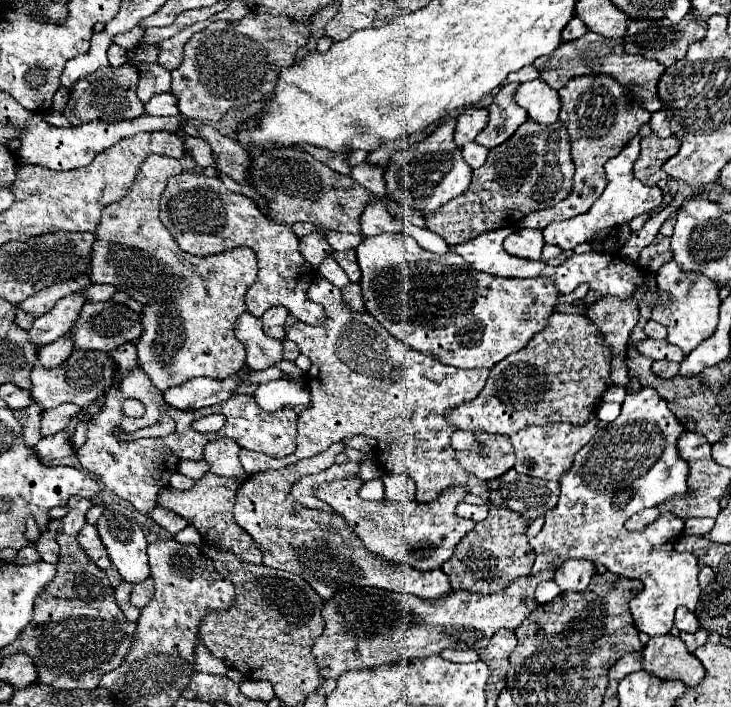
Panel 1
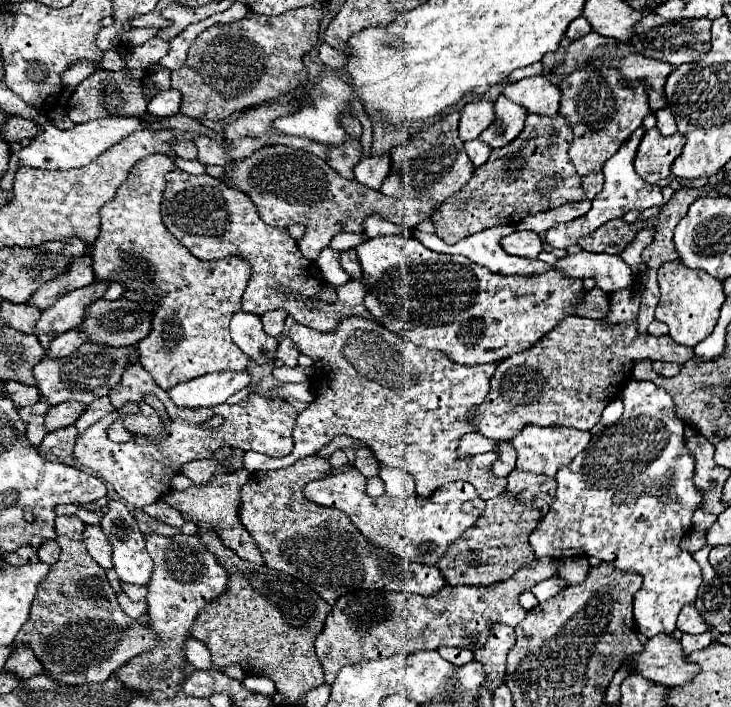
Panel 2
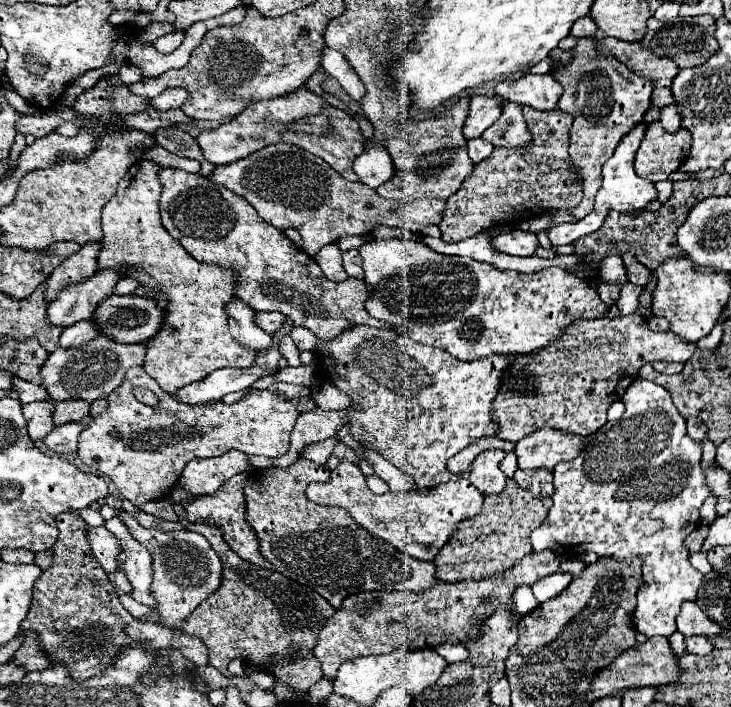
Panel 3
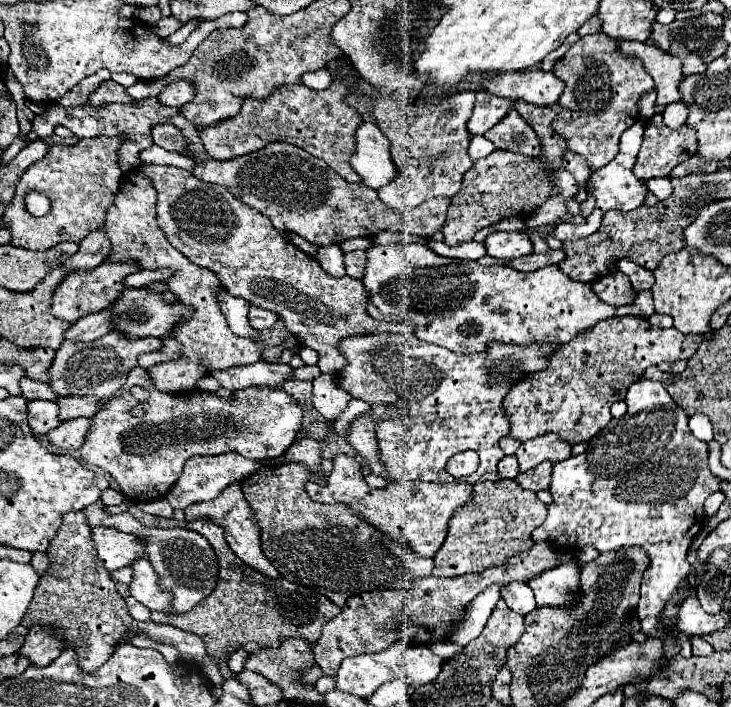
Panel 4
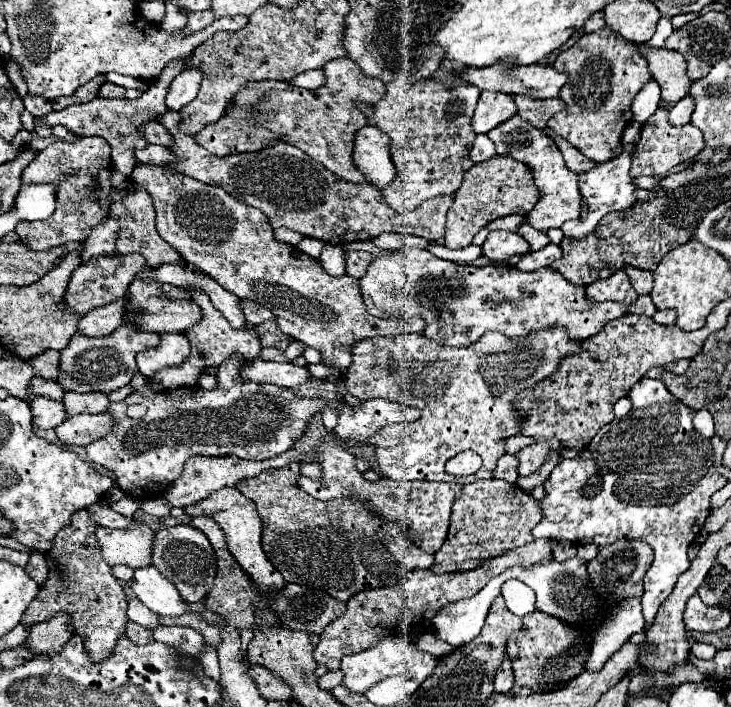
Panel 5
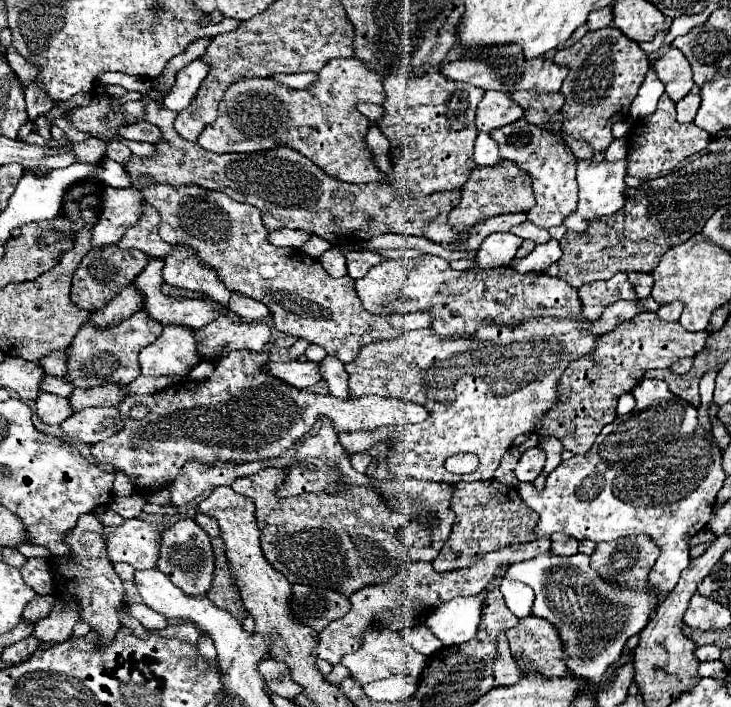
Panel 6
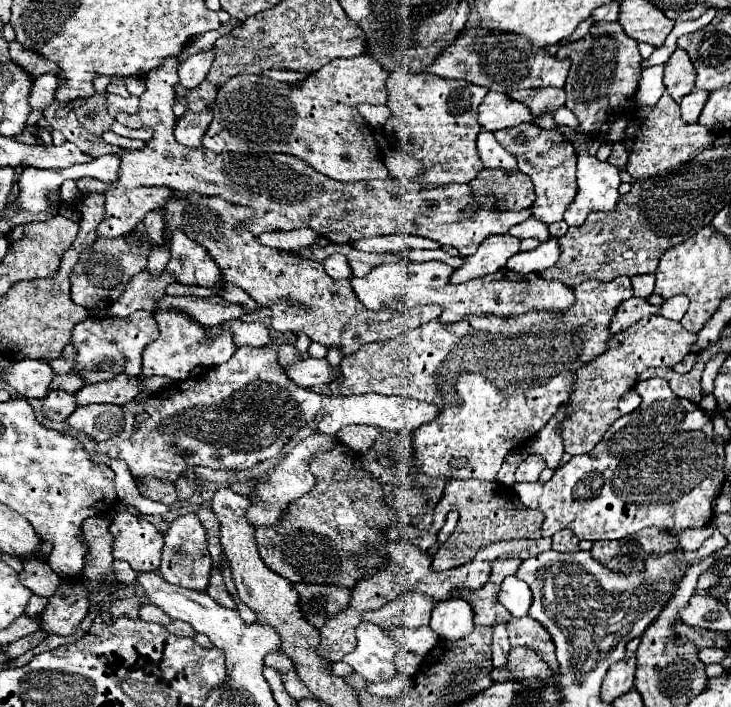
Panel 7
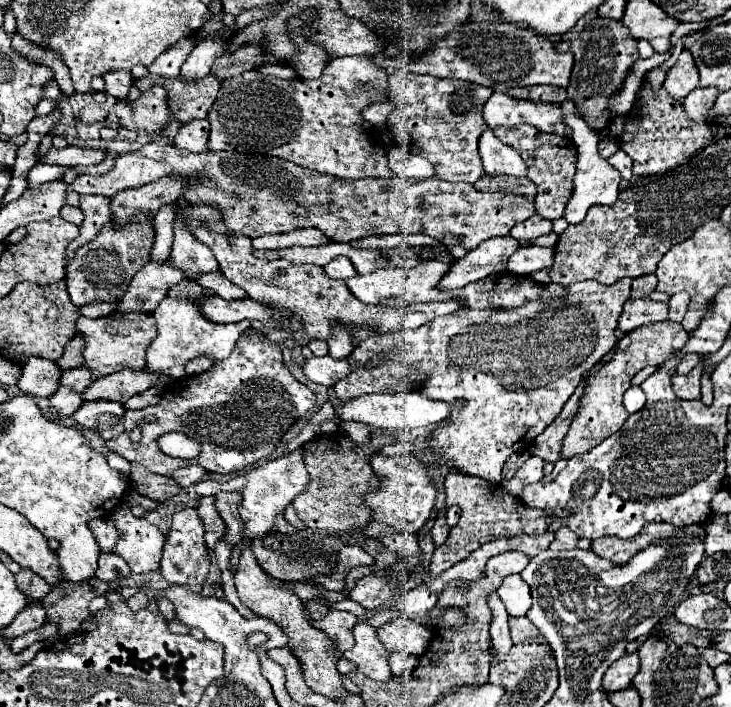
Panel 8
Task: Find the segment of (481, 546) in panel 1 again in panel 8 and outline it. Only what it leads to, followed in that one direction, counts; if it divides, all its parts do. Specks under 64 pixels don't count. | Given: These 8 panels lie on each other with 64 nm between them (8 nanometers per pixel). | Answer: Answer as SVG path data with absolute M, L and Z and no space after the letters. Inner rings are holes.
M452 468L446 476L446 506L460 506L462 516L458 524L450 530L448 540L434 550L430 572L446 572L450 566L458 564L460 560L468 558L476 548L480 548L486 542L498 540L498 538L510 538L510 536L522 536L522 534L540 534L548 528L548 518L542 510L528 508L522 500L508 496L502 492L498 484L492 484L488 480L480 480L476 476L464 476L464 472Z

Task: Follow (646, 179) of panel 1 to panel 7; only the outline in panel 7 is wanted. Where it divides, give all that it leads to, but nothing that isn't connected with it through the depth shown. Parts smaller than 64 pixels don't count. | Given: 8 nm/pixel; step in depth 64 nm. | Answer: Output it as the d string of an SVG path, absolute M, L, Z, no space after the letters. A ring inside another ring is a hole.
M668 92L662 94L656 106L642 106L632 108L632 116L628 118L628 128L622 144L626 146L628 158L628 174L632 178L638 176L657 176L673 172L692 160L698 152L712 146L714 132L704 128L702 124L688 124L680 118L680 106L672 100Z

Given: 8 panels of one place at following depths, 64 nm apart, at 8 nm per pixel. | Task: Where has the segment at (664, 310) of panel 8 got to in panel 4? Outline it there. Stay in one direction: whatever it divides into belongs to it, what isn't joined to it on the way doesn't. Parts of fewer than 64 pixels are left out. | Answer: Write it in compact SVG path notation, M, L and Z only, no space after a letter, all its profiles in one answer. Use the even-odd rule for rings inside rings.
M422 244L372 246L364 270L364 290L368 294L366 310L376 320L416 322L416 336L452 352L482 352L488 340L530 346L534 342L568 342L580 332L594 328L600 320L616 316L616 306L600 302L590 284L572 282L556 266L544 266L534 272L518 272L510 266L480 266L478 262L454 260L434 254Z

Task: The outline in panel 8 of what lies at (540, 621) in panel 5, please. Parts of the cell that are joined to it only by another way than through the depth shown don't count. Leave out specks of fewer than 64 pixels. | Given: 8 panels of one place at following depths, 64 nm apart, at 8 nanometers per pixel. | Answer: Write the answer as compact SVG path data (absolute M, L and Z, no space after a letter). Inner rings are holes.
M510 616L508 624L510 624L510 634L512 634L514 642L524 642L524 640L530 640L530 638L544 640L540 630L534 624L530 624L528 618L512 618Z

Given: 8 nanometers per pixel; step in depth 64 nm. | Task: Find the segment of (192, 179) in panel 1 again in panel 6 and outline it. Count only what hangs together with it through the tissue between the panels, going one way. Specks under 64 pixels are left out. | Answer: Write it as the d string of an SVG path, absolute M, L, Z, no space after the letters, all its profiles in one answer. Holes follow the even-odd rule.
M152 184L150 188L137 188L160 212L160 236L168 244L184 242L196 248L200 260L218 272L228 290L236 290L270 308L276 330L318 344L344 364L356 358L364 344L402 336L422 322L418 314L374 316L366 312L350 276L332 278L316 258L300 250L272 246L266 240L268 230L262 224L258 208L250 204L236 202L220 192L208 192L200 186L174 188Z

